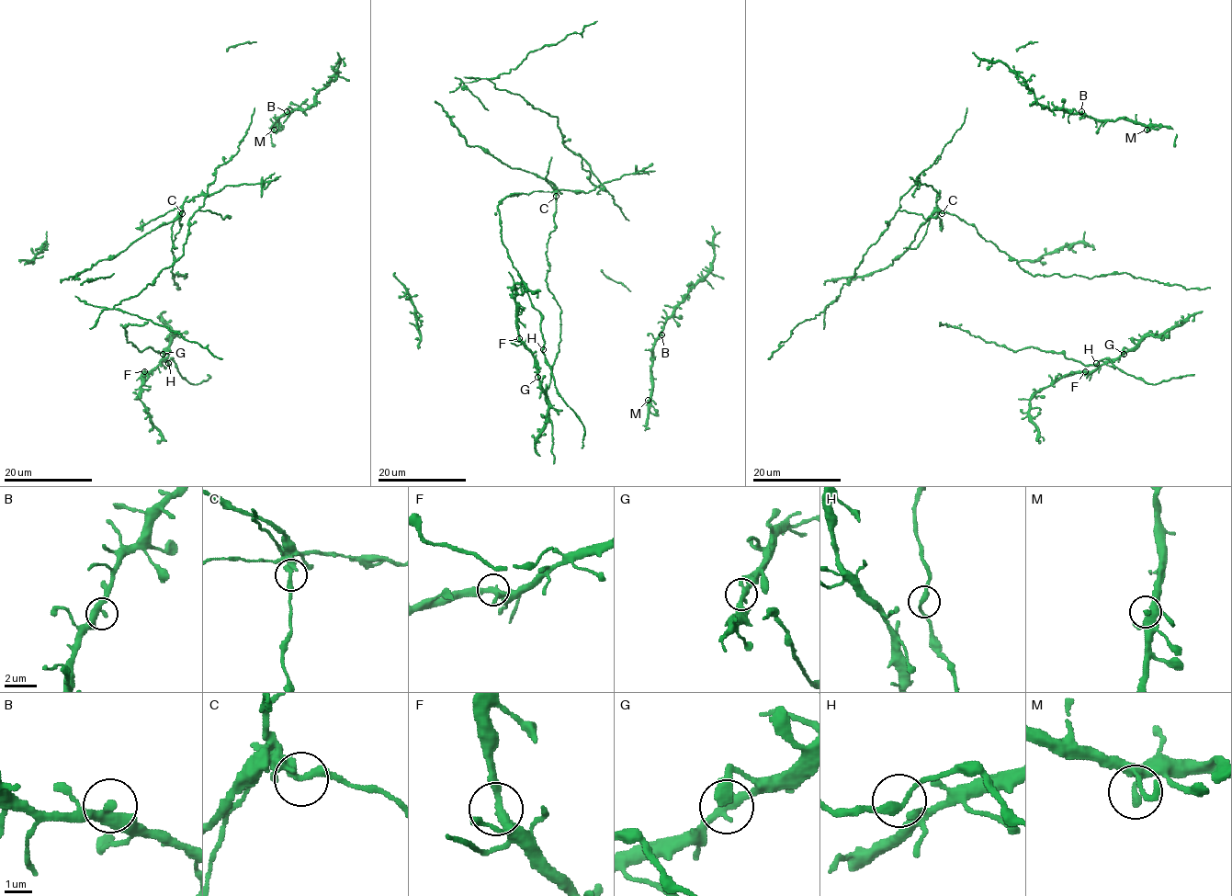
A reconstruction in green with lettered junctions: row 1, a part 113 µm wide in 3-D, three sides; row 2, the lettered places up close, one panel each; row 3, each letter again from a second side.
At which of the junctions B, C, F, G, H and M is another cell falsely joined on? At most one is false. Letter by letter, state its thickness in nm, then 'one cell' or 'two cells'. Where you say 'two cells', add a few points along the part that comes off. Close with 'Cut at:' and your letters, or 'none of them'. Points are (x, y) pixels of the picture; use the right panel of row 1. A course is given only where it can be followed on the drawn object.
B: 320 nm thick; one cell
C: 320 nm thick; two cells
F: 320 nm thick; one cell
G: 320 nm thick; one cell
H: 280 nm thick; one cell
M: 320 nm thick; one cell
Cut at: C

